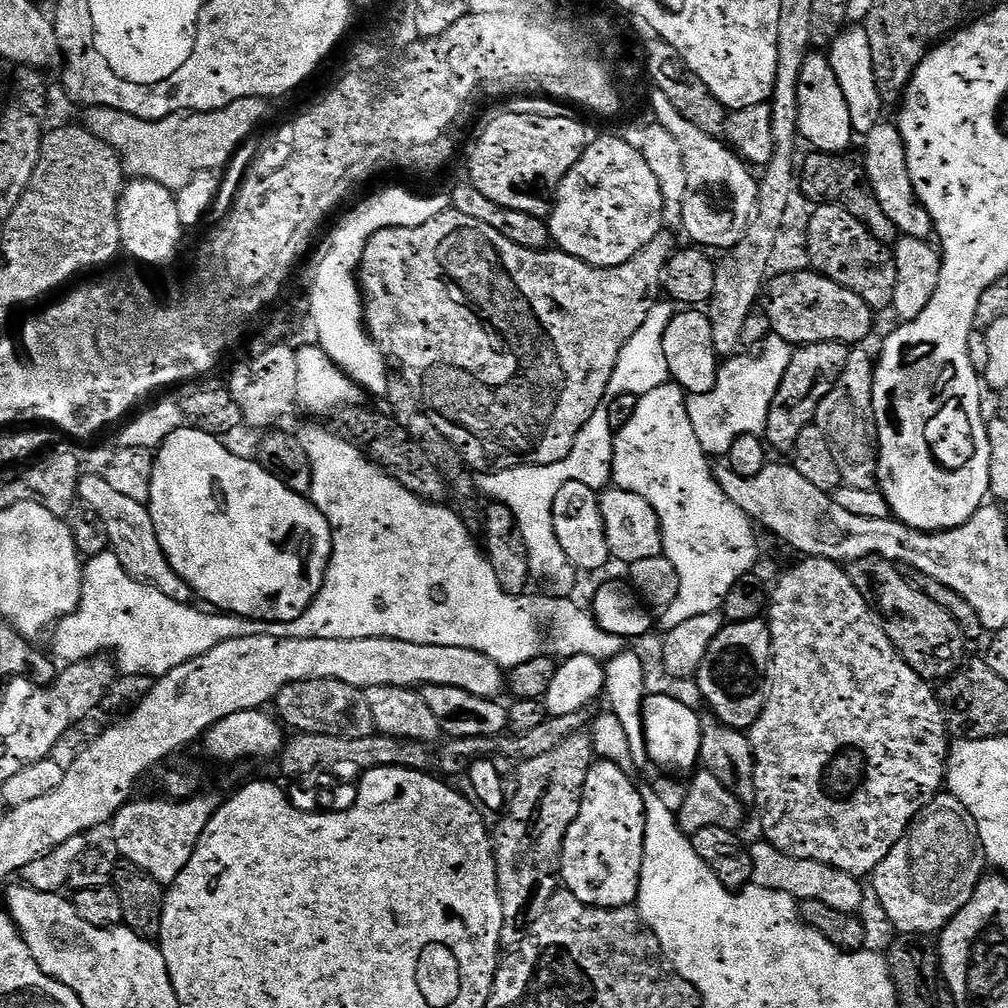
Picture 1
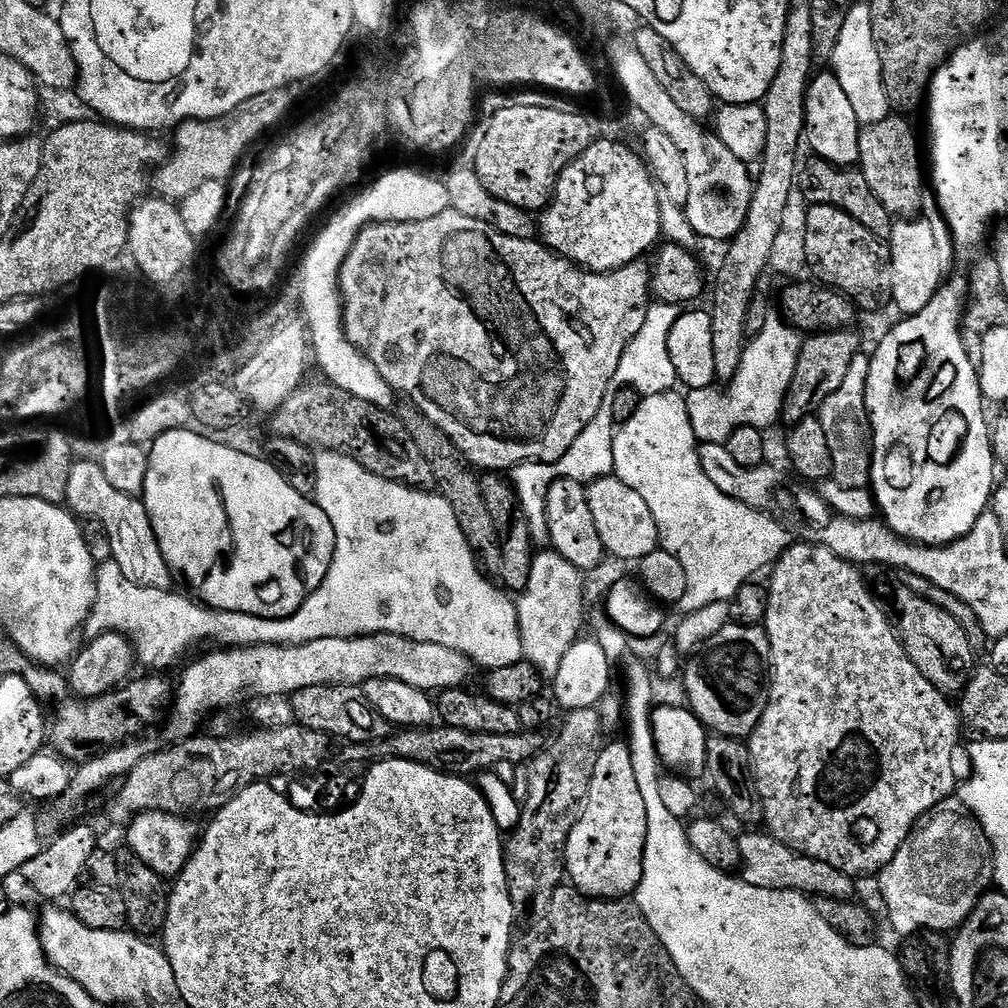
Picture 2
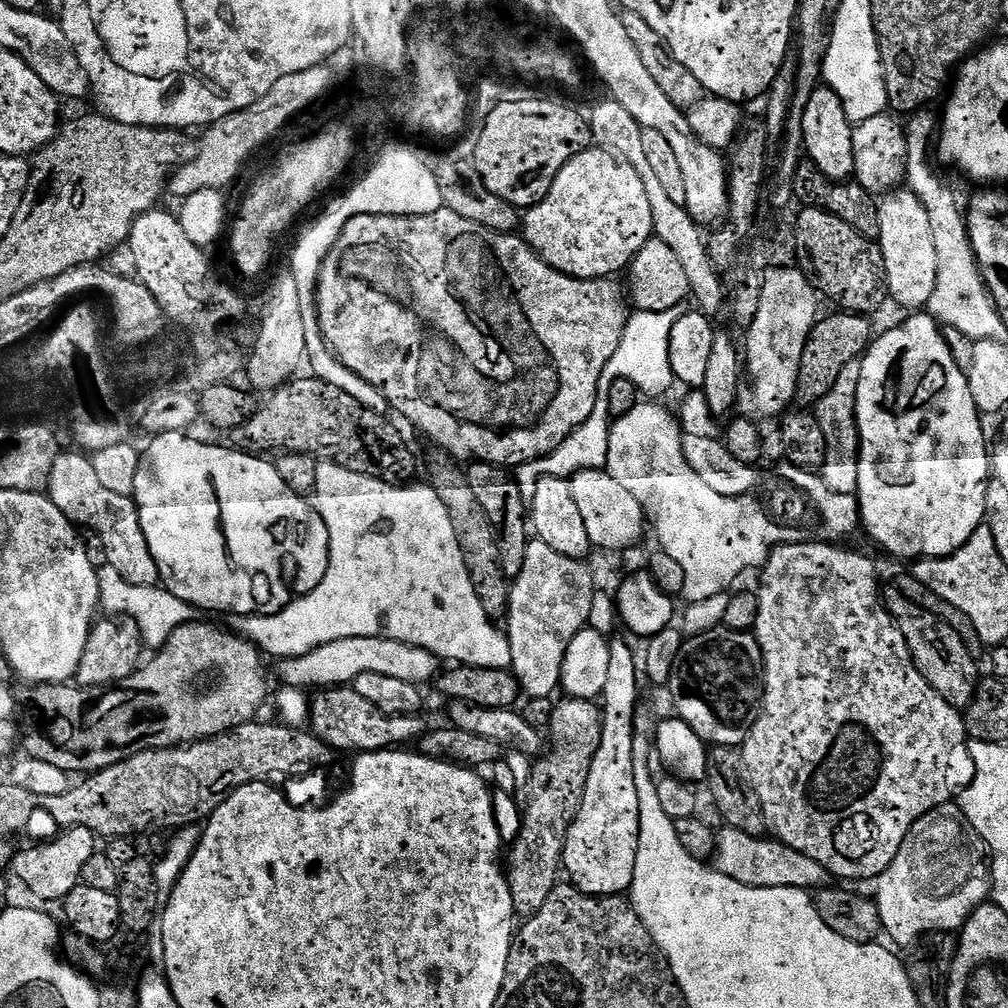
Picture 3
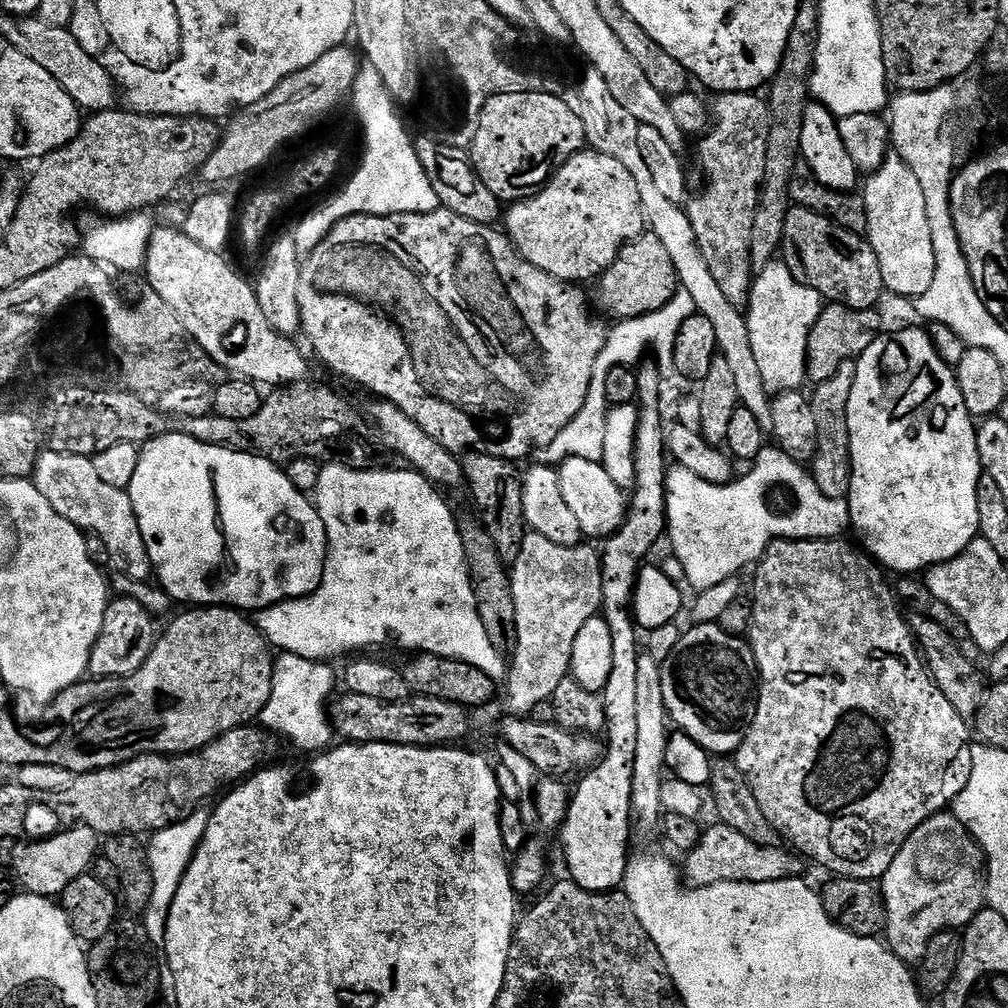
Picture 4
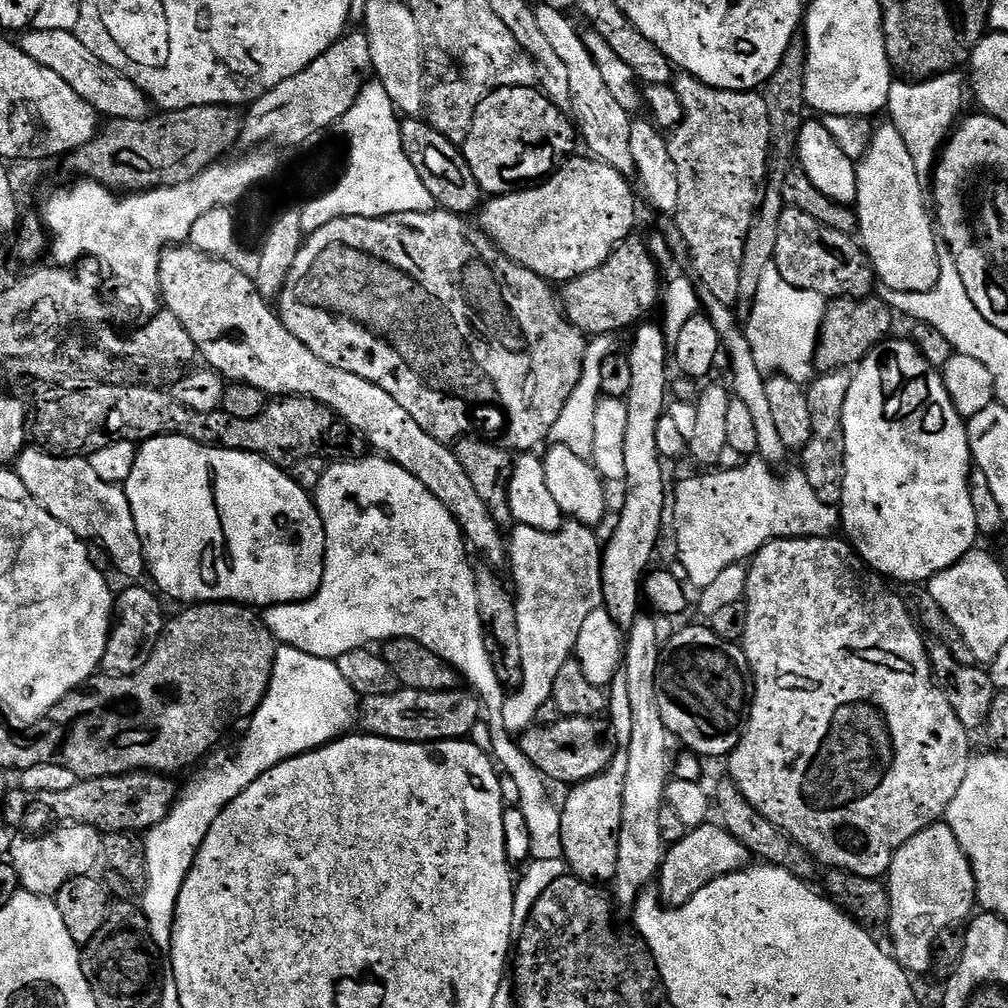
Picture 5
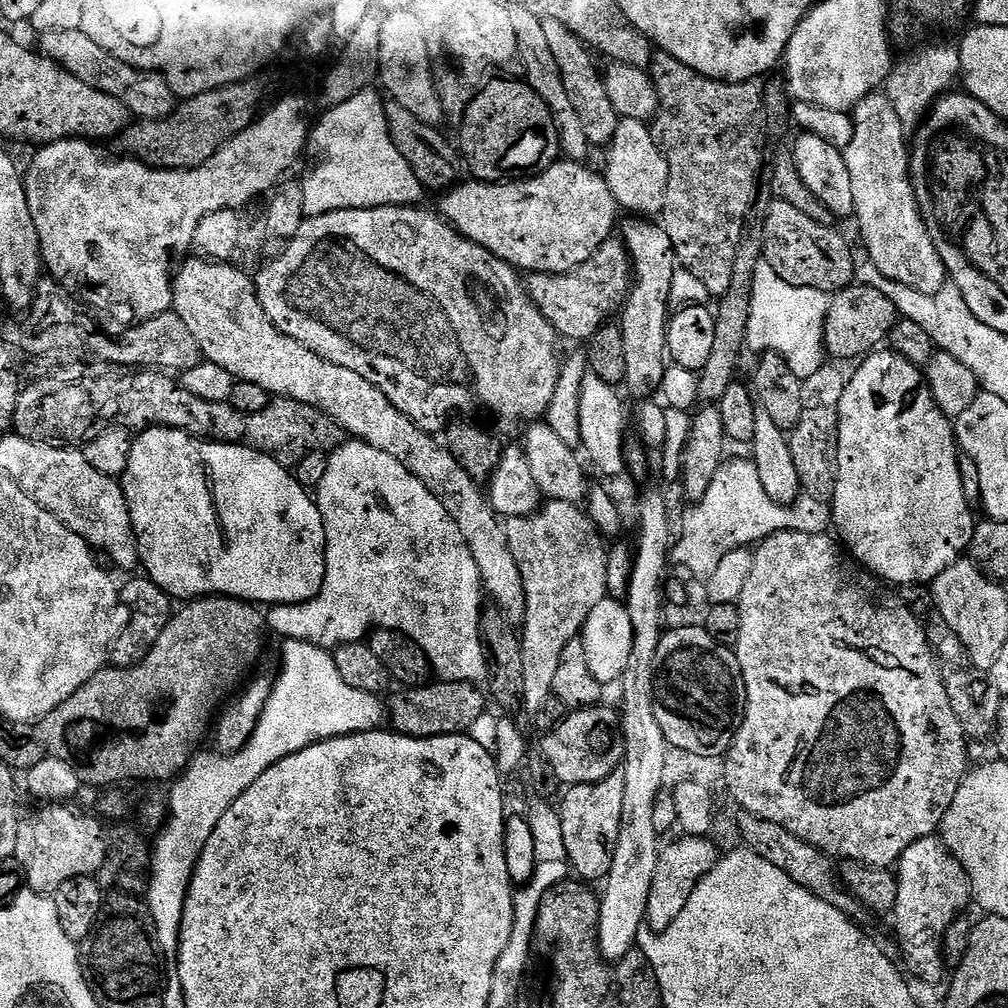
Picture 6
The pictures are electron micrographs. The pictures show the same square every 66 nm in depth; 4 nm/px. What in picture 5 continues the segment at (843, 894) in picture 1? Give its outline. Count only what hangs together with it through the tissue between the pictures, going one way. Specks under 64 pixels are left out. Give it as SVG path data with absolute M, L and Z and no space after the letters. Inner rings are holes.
M705 822L685 831L682 839L675 841L665 851L664 862L658 873L658 895L668 908L681 908L690 898L694 898L694 894L698 894L698 890L726 874L745 867L749 860L750 854L746 846L738 842L738 838L731 836L719 823Z

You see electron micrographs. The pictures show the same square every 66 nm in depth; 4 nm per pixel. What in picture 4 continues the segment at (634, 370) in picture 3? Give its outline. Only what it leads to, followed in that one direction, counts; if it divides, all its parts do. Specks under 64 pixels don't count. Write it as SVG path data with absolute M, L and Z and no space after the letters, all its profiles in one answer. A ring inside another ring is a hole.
M683 290L677 291L676 297L662 310L658 310L649 316L639 316L633 320L621 320L608 333L608 341L602 346L602 352L598 354L598 360L594 362L594 372L590 378L590 388L586 394L586 402L582 410L578 410L567 426L565 426L558 438L550 442L548 448L543 449L542 456L549 465L559 466L566 458L586 458L587 460L604 459L604 442L606 440L606 422L610 405L606 398L606 378L612 368L627 368L636 366L645 359L644 351L652 347L655 363L661 373L671 373L676 367L674 362L674 346L678 338L678 330L686 318L696 312L694 302L690 294Z

